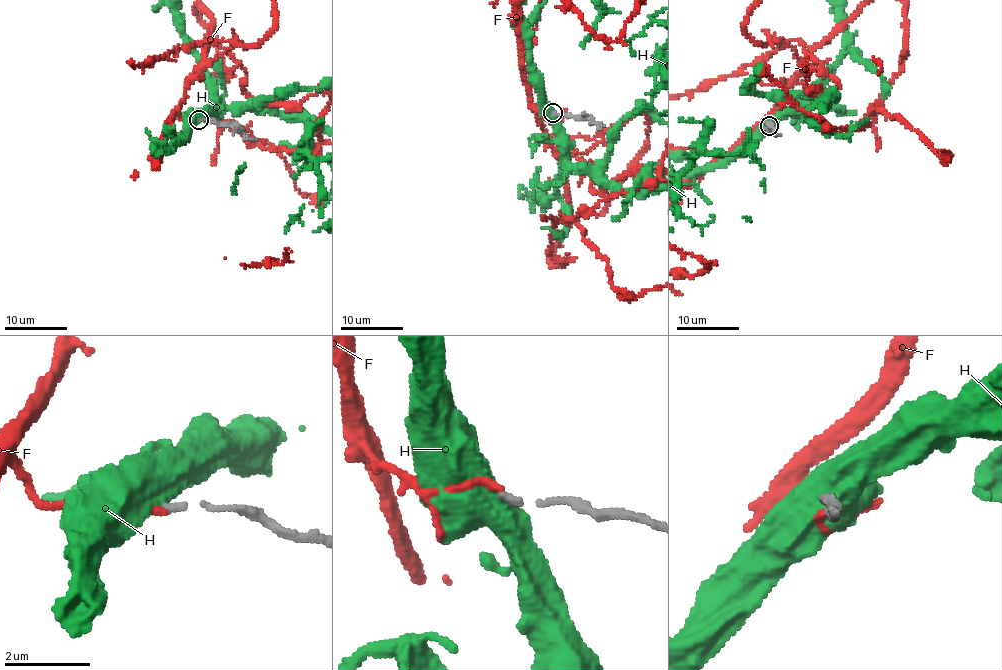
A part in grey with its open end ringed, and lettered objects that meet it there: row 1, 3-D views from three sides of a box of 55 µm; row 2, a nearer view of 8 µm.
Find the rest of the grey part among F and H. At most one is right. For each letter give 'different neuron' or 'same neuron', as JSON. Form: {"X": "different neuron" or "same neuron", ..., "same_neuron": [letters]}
{"F": "same neuron", "H": "different neuron", "same_neuron": ["F"]}

